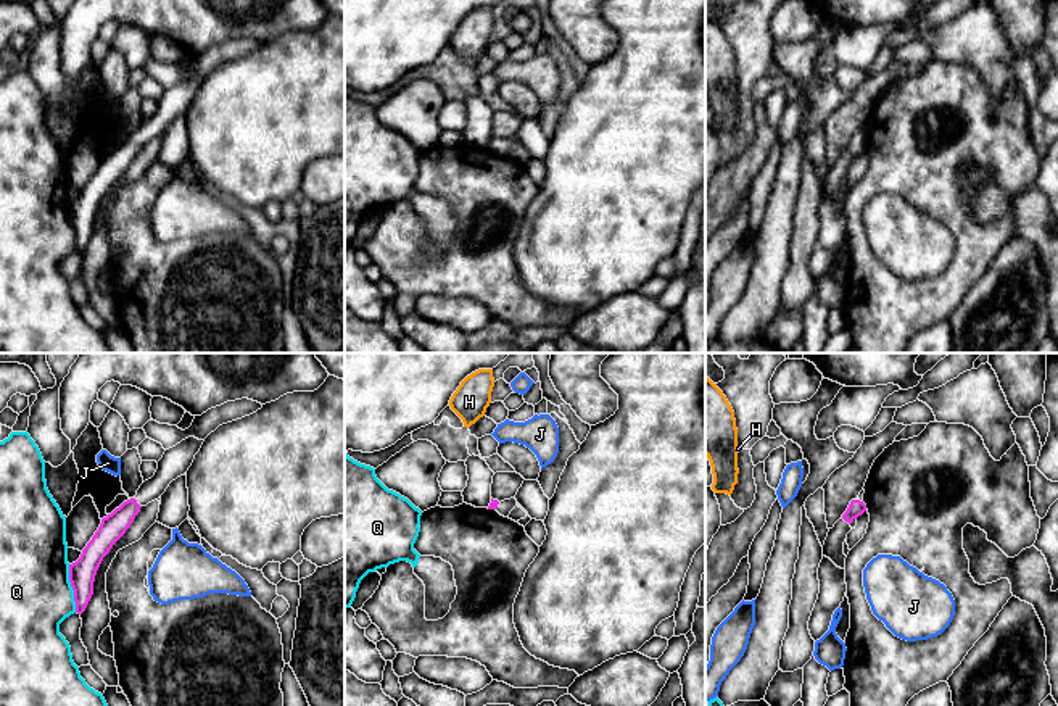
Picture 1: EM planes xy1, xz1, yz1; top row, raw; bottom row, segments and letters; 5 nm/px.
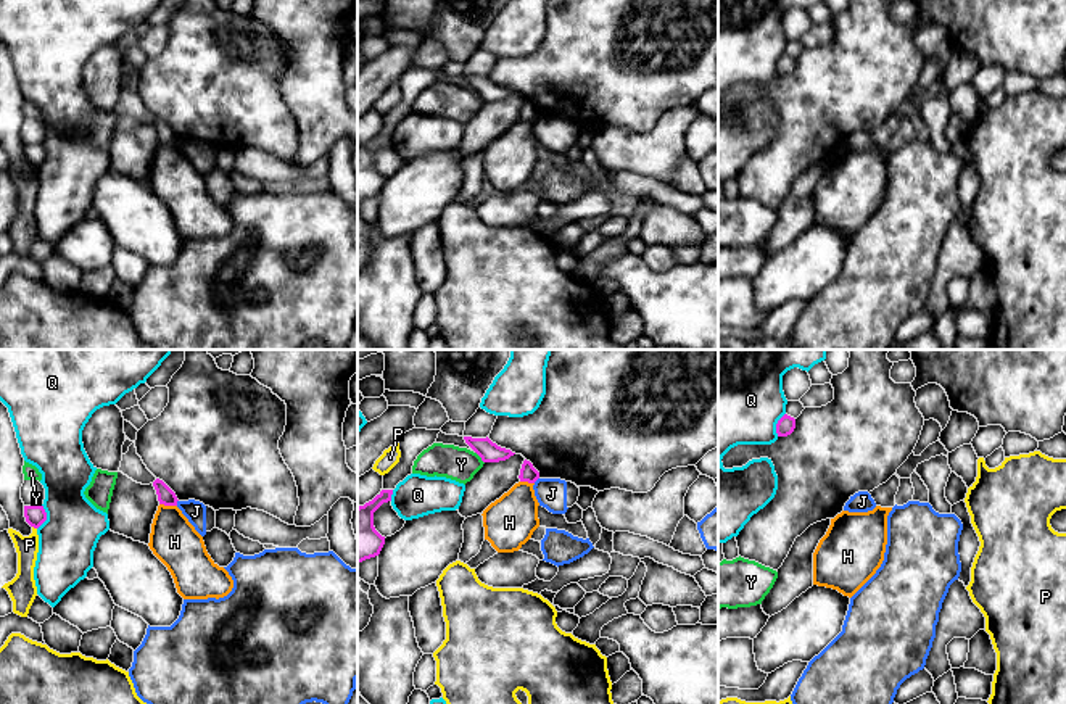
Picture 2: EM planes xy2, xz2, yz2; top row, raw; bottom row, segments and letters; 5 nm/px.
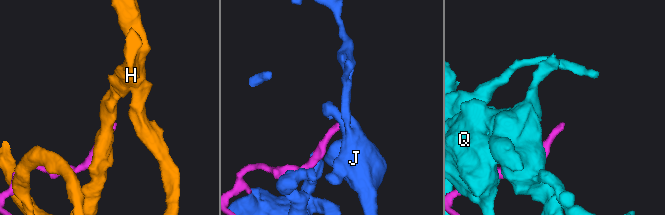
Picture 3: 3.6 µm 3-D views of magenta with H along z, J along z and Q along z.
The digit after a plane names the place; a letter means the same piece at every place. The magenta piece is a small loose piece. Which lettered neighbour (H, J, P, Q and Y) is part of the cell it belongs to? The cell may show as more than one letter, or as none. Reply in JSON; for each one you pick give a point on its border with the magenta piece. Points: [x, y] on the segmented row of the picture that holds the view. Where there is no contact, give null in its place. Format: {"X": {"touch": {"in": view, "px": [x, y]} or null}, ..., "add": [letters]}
{"add": []}

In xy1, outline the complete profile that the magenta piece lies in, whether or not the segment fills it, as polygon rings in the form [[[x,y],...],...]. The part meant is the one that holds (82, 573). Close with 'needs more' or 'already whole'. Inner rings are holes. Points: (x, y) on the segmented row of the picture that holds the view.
[[[188,437],[166,450],[158,461],[155,476],[140,485],[137,495],[101,519],[98,530],[82,550],[81,558],[69,564],[69,582],[74,590],[77,614],[85,611],[93,595],[95,575],[103,558],[130,527],[140,508],[158,500],[172,480],[187,474],[203,442],[205,440]]]; needs more

